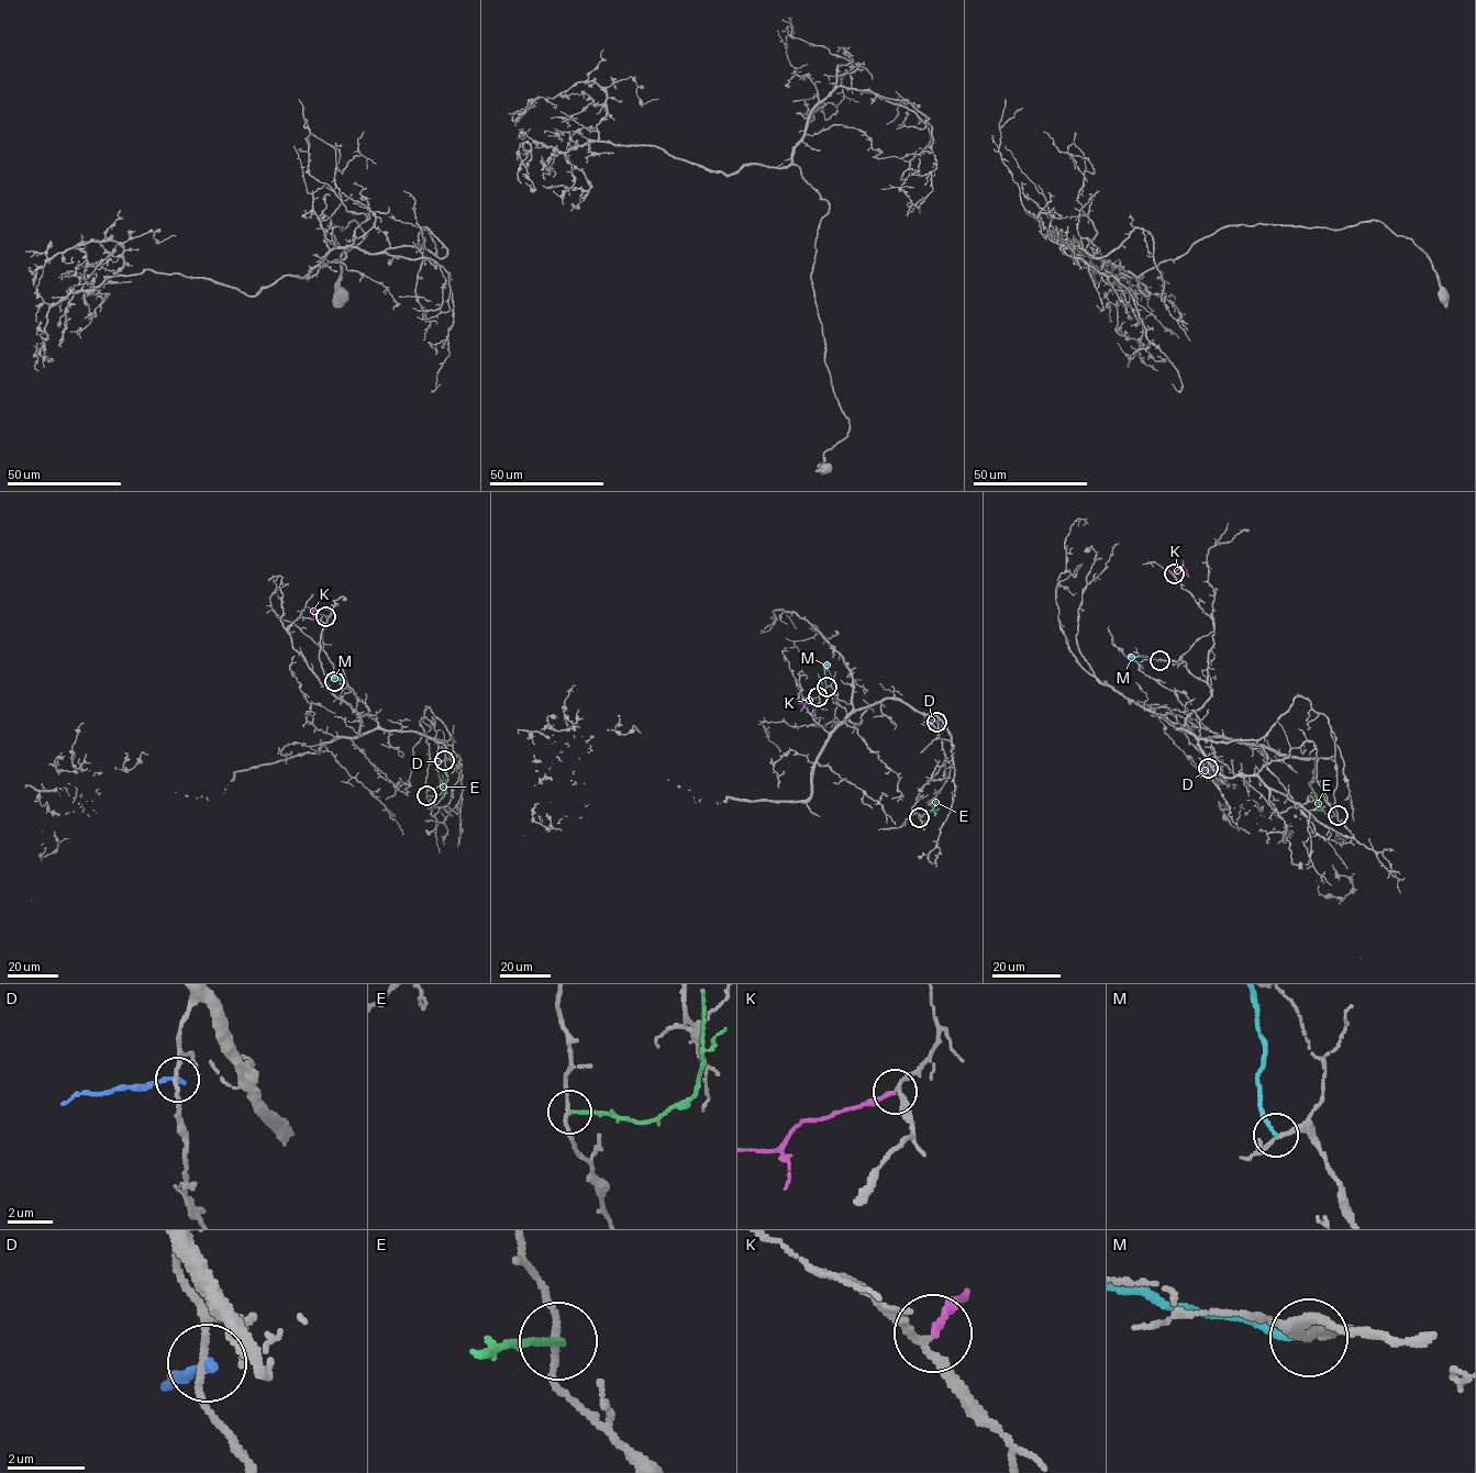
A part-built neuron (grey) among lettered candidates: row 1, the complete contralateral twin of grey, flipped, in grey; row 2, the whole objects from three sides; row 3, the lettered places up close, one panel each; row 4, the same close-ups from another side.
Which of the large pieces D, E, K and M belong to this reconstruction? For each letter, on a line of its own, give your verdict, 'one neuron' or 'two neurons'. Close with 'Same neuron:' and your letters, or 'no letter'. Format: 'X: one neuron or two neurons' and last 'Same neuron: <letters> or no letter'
D: two neurons
E: two neurons
K: one neuron
M: two neurons
Same neuron: K

